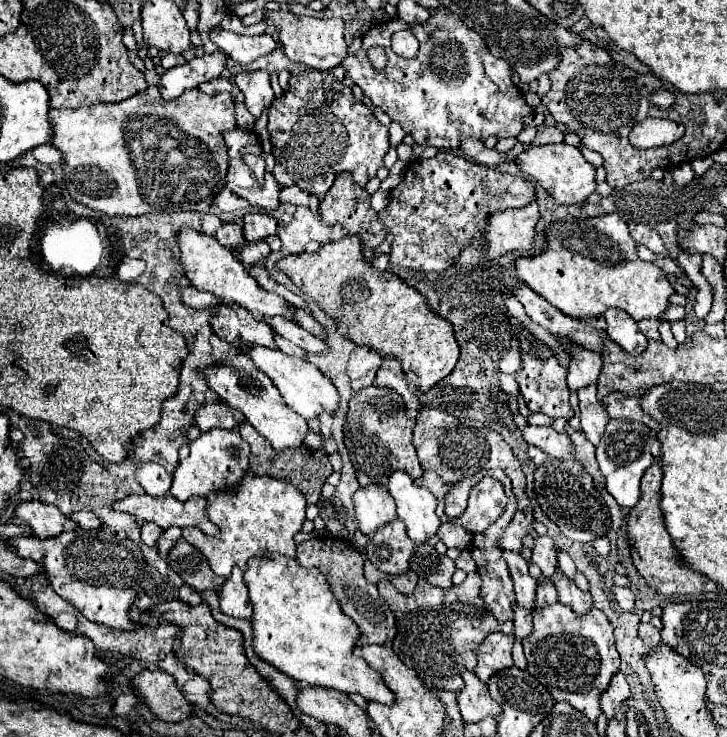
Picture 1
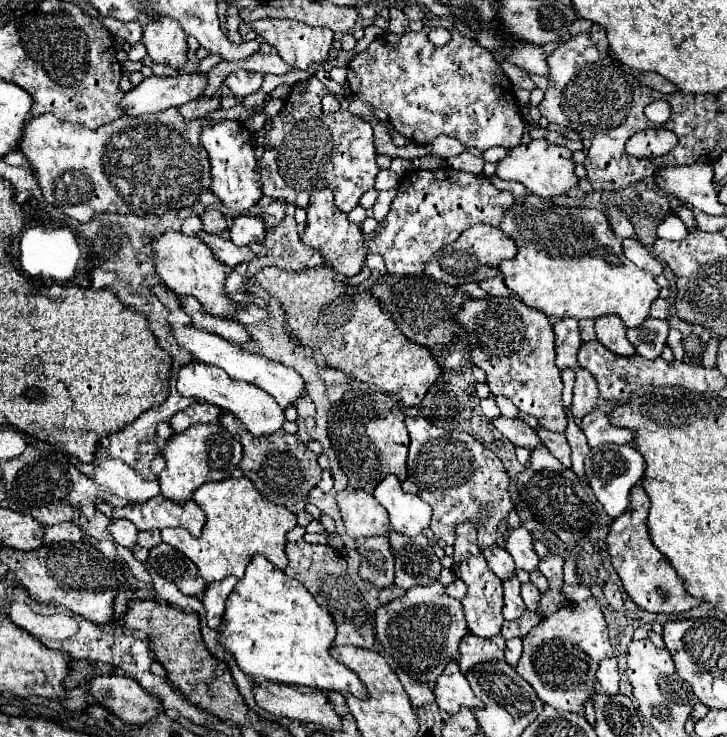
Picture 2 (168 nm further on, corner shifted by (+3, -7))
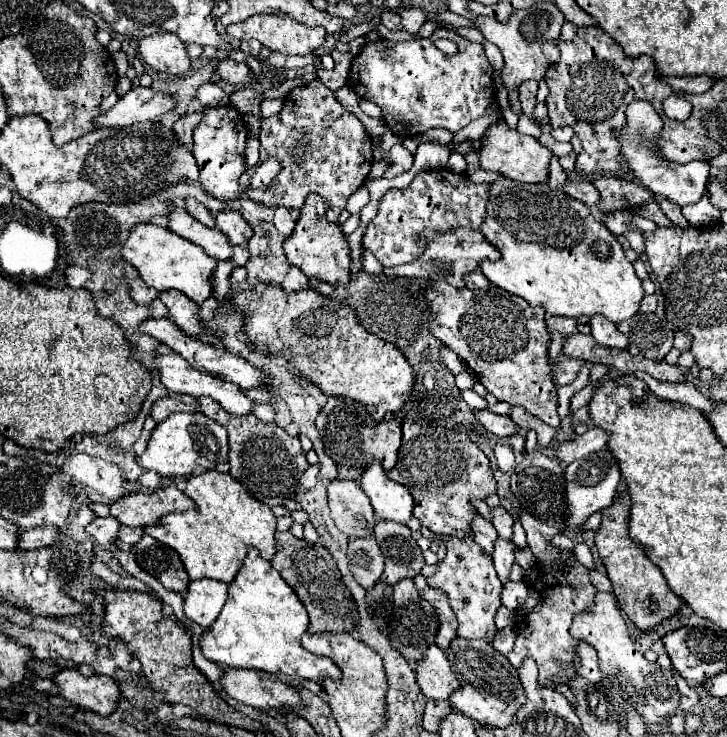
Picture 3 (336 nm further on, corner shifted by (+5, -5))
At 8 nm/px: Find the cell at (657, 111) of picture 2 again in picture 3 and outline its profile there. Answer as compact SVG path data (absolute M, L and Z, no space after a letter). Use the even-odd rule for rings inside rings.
M636 99L636 101L632 101L628 105L628 109L626 109L626 125L616 135L620 145L622 145L620 153L626 159L628 169L654 195L660 195L660 197L664 197L664 199L680 205L680 207L690 205L690 203L698 203L700 197L706 191L710 165L704 163L704 161L690 161L686 165L680 165L680 163L672 163L672 161L664 159L660 155L658 145L656 145L656 141L660 139L660 131L662 131L662 119L660 119L660 115L654 111L654 107L648 101Z

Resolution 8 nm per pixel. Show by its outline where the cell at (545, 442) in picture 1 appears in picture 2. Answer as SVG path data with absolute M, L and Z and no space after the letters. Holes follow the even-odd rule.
M498 417L492 421L492 425L508 439L512 441L516 447L526 447L526 449L536 449L536 447L542 447L542 439L538 437L538 433L526 425L524 421L520 419L508 419L508 417Z

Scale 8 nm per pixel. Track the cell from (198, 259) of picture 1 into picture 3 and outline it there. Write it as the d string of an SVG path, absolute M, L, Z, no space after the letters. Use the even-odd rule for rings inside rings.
M150 223L134 225L128 241L122 245L122 257L138 271L140 279L148 287L154 287L158 291L178 289L198 305L202 305L212 295L210 277L218 261L208 257L200 245L194 245L160 225L150 225Z

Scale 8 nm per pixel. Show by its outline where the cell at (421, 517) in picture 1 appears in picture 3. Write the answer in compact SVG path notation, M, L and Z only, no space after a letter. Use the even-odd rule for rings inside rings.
M374 461L364 469L360 477L360 487L368 495L378 519L406 523L412 517L414 499L410 491L404 485L388 479L380 463Z

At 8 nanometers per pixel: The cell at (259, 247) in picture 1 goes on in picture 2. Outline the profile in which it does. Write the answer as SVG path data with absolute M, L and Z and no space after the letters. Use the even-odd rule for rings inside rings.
M204 233L200 239L212 249L214 257L218 261L222 261L224 265L236 267L238 263L250 263L254 259L254 253L250 251L250 247L238 247L230 239L224 239L218 235L208 235L208 233Z

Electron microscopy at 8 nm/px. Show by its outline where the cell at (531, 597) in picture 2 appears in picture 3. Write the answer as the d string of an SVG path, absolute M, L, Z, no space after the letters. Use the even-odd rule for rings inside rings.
M510 581L502 589L502 605L508 609L516 609L516 605L526 601L526 593L528 593L528 587L524 581L518 581L518 583Z

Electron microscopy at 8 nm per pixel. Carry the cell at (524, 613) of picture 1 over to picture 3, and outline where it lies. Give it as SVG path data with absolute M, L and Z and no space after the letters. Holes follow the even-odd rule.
M498 537L494 543L492 561L494 561L494 567L496 567L502 583L508 583L508 573L510 573L510 567L514 563L514 549L516 549L516 545L508 539L502 539L502 537Z

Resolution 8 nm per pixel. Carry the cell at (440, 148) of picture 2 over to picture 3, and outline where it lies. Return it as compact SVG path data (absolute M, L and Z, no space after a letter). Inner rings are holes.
M428 129L420 139L422 141L432 141L432 143L440 143L440 145L448 145L452 143L452 133L448 129Z

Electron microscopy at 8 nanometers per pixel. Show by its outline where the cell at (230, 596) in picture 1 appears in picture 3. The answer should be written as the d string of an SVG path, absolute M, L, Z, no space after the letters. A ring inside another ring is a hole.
M198 579L188 583L188 593L184 597L184 615L206 629L210 625L228 595L228 585L212 579Z

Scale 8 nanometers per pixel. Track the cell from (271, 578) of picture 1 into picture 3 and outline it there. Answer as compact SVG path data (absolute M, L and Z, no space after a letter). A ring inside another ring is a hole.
M248 547L244 565L228 585L228 597L220 615L200 637L200 649L206 659L216 661L220 667L260 669L274 675L288 675L292 679L340 679L334 661L316 657L300 645L300 637L306 629L308 613L294 589L290 589L280 573L260 557L256 547Z

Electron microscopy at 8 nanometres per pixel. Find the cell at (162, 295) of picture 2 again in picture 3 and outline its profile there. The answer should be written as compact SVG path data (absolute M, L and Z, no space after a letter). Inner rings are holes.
M128 279L128 289L130 289L130 297L136 303L150 305L156 299L156 289L148 287L142 279Z

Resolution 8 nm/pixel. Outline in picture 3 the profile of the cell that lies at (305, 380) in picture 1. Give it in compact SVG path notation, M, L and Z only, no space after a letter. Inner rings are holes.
M162 317L162 319L146 319L146 321L142 321L142 323L140 323L140 331L142 331L144 335L150 335L150 337L158 339L160 343L168 345L174 353L178 353L180 357L184 357L184 359L186 359L194 369L198 369L198 371L216 375L216 377L220 377L222 381L240 385L242 389L248 389L248 387L262 387L262 385L266 385L266 375L264 375L260 369L252 367L246 359L240 359L240 357L236 357L236 355L232 355L232 353L228 353L228 351L216 349L216 347L212 347L212 345L208 345L208 343L202 343L202 341L196 339L196 337L188 337L188 335L184 335L184 333L182 333L180 329L176 329L176 325L172 325L172 321L168 321L166 317Z

